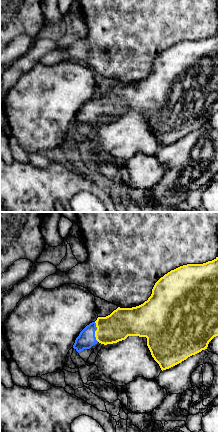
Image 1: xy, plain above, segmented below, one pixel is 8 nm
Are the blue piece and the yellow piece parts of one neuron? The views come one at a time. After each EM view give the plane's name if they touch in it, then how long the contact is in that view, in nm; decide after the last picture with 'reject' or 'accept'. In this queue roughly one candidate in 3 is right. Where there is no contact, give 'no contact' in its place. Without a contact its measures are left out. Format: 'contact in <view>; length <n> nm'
contact in xy; length 160 nm

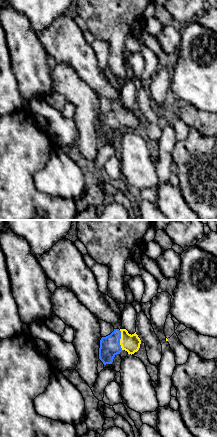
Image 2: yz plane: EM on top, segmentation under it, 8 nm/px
contact in yz; length 160 nm

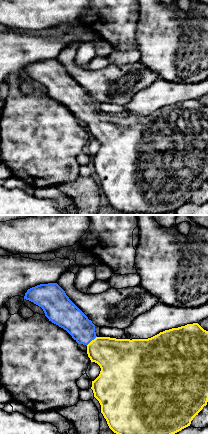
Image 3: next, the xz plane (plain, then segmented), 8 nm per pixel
contact in xz; length 120 nm

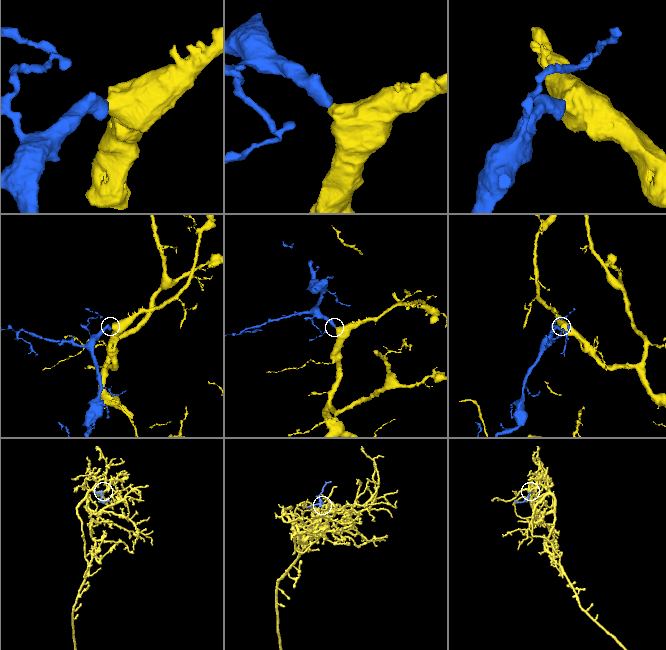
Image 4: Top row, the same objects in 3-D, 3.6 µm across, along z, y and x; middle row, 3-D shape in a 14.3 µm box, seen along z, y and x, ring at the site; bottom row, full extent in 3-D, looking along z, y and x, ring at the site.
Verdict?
accept

